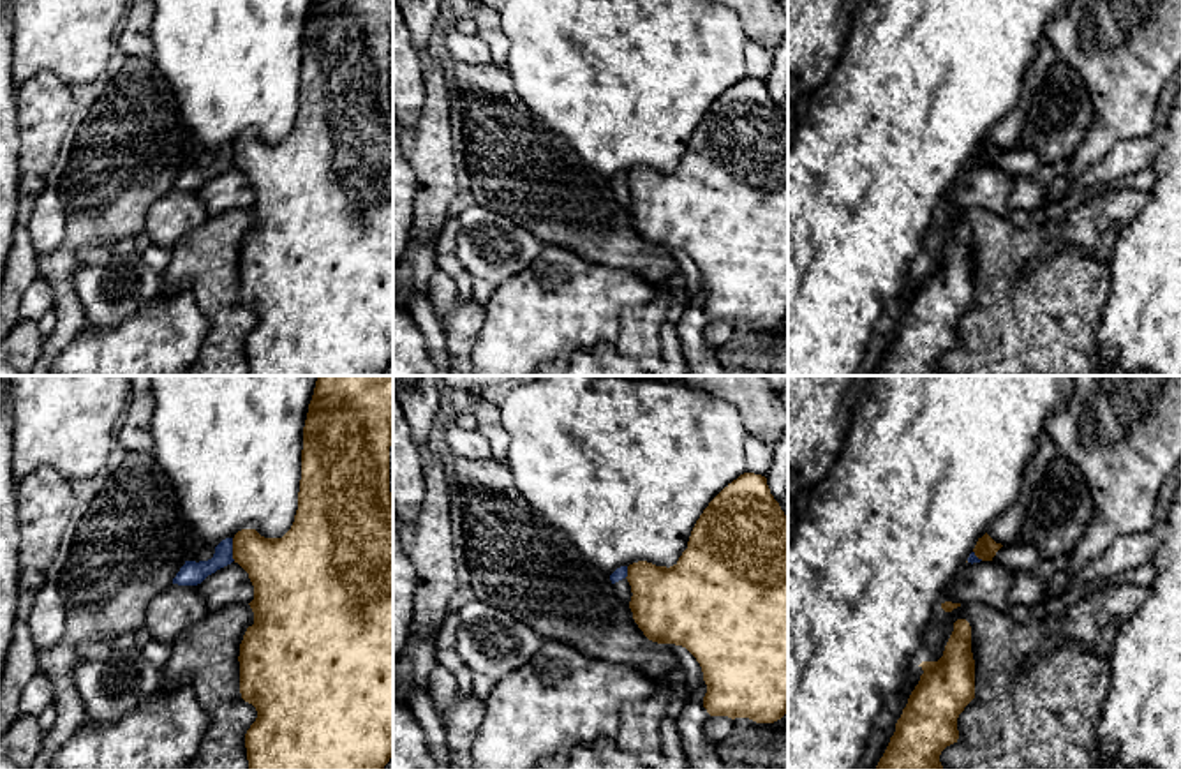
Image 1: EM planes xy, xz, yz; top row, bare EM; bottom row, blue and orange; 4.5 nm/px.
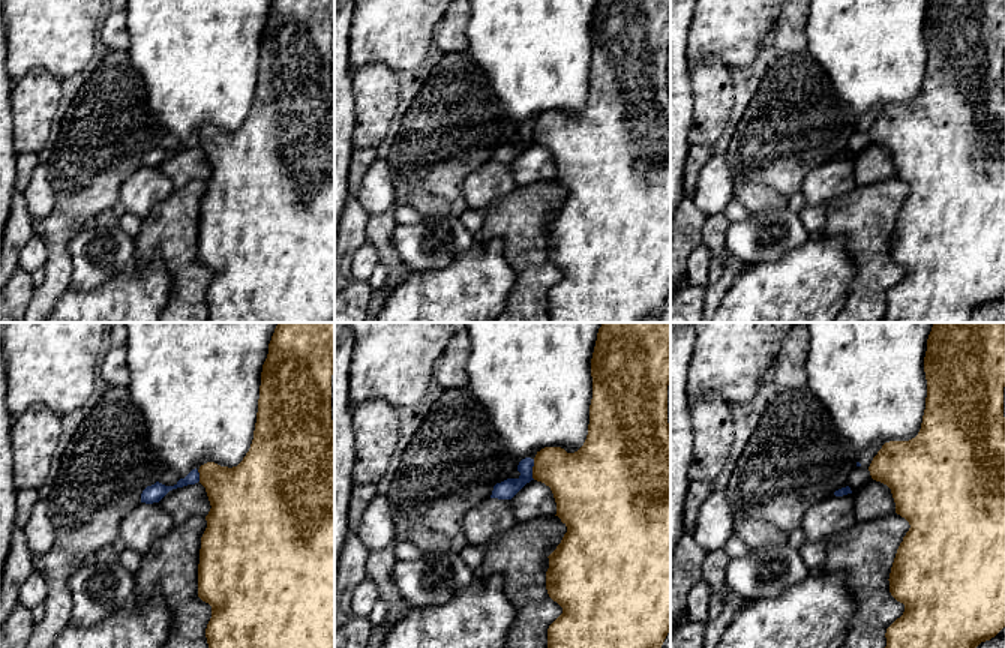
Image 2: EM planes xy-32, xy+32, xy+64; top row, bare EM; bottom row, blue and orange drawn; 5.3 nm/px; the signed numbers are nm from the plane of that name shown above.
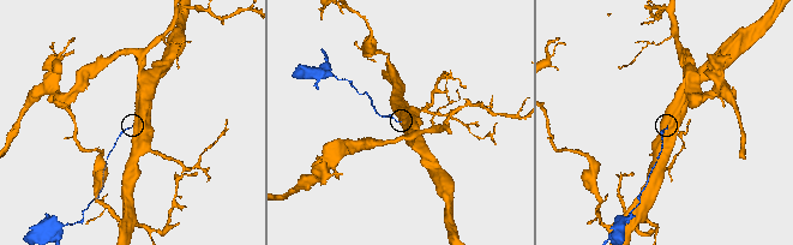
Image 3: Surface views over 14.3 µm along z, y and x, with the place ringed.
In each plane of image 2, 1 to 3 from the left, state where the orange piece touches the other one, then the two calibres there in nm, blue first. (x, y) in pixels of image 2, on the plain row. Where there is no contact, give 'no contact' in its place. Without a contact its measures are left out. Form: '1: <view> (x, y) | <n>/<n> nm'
1: xy-32 (198, 140) | 90/320 nm
2: xy+32 (531, 134) | 100/300 nm
3: no contact

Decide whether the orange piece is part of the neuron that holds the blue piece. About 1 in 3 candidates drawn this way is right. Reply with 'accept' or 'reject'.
reject

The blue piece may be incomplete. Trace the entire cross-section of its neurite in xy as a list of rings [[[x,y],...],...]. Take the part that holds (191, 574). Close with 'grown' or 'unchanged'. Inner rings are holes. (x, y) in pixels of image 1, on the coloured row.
[[[233,538],[222,540],[215,547],[215,554],[208,561],[185,561],[185,564],[180,568],[176,577],[173,579],[173,584],[178,586],[197,586],[201,584],[208,575],[215,573],[217,570],[231,564],[233,559]]]; unchanged

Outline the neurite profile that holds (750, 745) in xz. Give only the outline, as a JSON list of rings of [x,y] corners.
[[[788,711],[774,723],[735,718],[716,753],[728,769],[788,769]]]

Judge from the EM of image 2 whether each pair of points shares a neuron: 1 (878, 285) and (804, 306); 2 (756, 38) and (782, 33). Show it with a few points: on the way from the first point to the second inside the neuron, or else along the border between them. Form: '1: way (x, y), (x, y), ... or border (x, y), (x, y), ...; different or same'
1: border (852, 260), (854, 281), (843, 306); different
2: border (780, 15), (773, 27), (768, 48); different

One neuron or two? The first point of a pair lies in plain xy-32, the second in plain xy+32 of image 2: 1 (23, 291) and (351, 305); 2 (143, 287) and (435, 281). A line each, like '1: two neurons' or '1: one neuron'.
1: one neuron
2: one neuron

